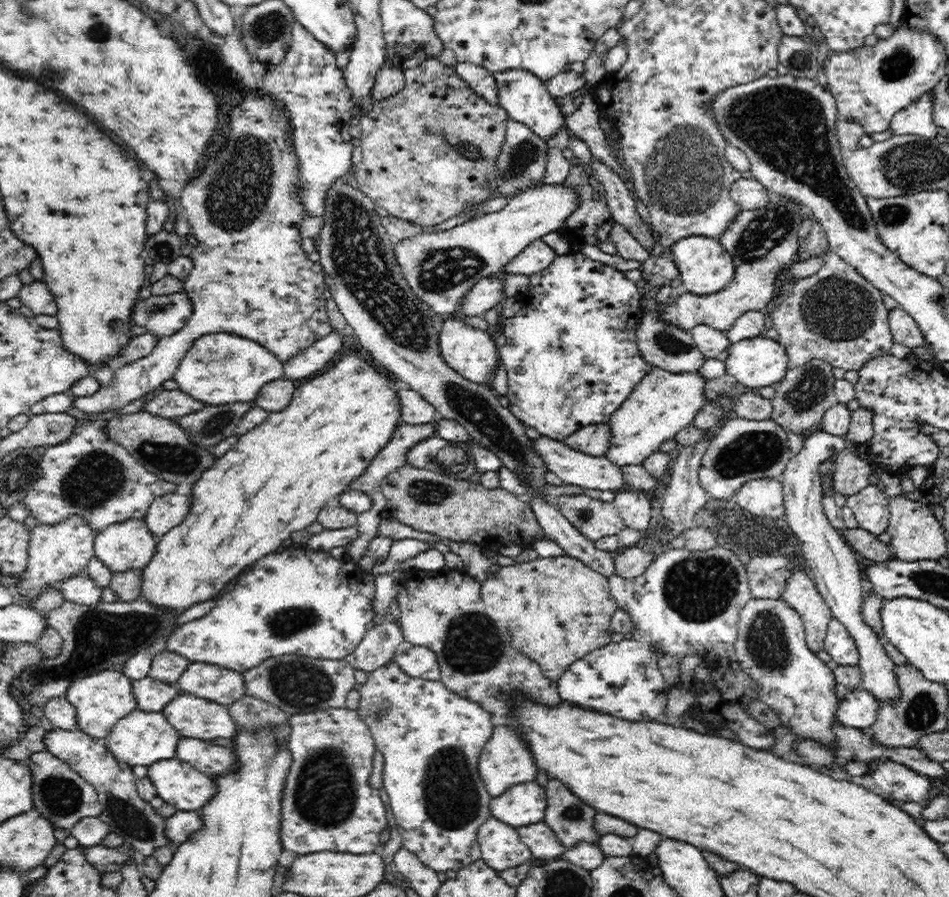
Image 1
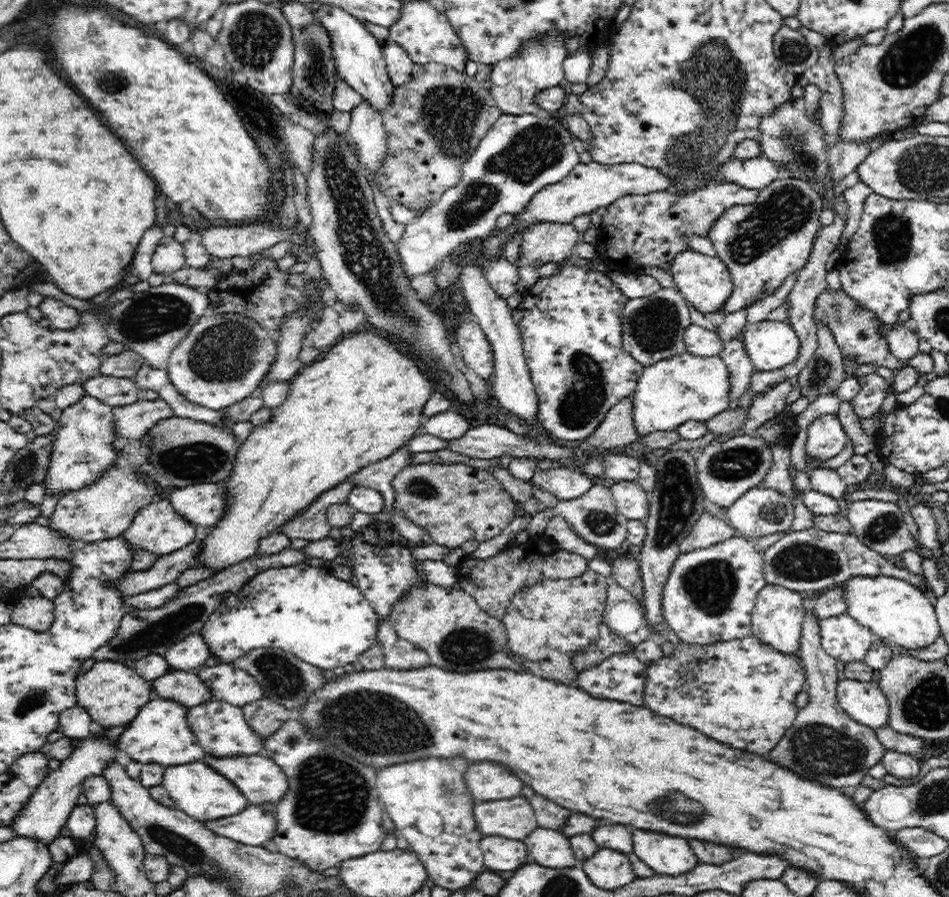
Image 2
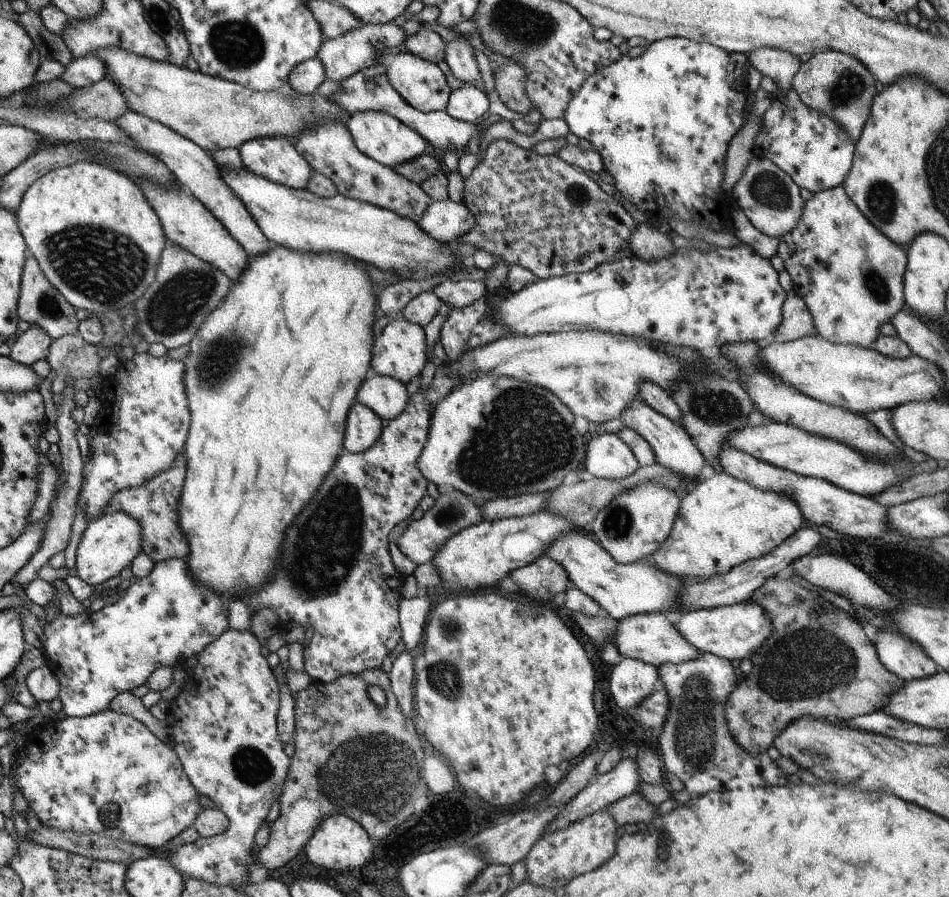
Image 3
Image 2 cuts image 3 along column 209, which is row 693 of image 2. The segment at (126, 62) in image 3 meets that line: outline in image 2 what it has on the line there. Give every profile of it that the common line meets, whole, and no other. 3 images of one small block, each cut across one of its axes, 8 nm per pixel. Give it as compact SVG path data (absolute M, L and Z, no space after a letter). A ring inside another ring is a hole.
M103 661L95 663L91 670L76 680L77 704L86 709L95 728L127 726L141 708L155 697L150 681L144 680L134 669L124 663Z

